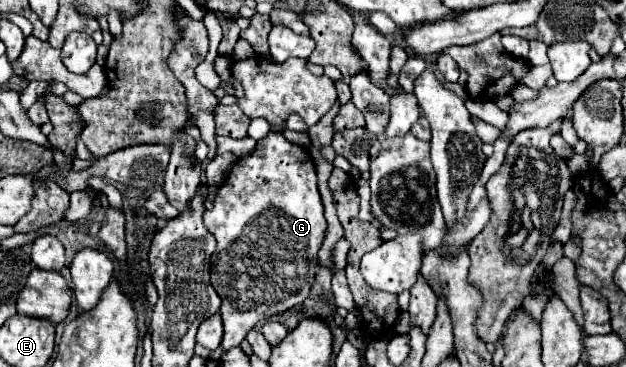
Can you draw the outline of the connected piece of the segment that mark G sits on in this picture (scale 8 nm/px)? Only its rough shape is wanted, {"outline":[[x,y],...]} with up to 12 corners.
{"outline":[[270,131],[204,225],[226,351],[312,289],[328,223]]}

